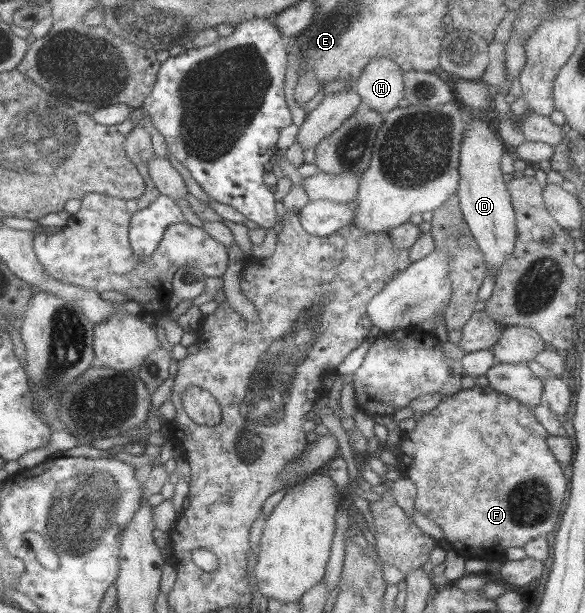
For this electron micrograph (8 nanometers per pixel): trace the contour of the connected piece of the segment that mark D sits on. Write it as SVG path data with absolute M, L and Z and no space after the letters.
M472 119L467 122L460 145L459 187L456 191L466 225L469 226L471 234L474 234L474 239L484 254L490 276L496 280L498 270L504 266L504 259L510 257L514 250L518 235L516 213L501 171L501 158L505 153L504 141L502 142L488 125L487 119Z

